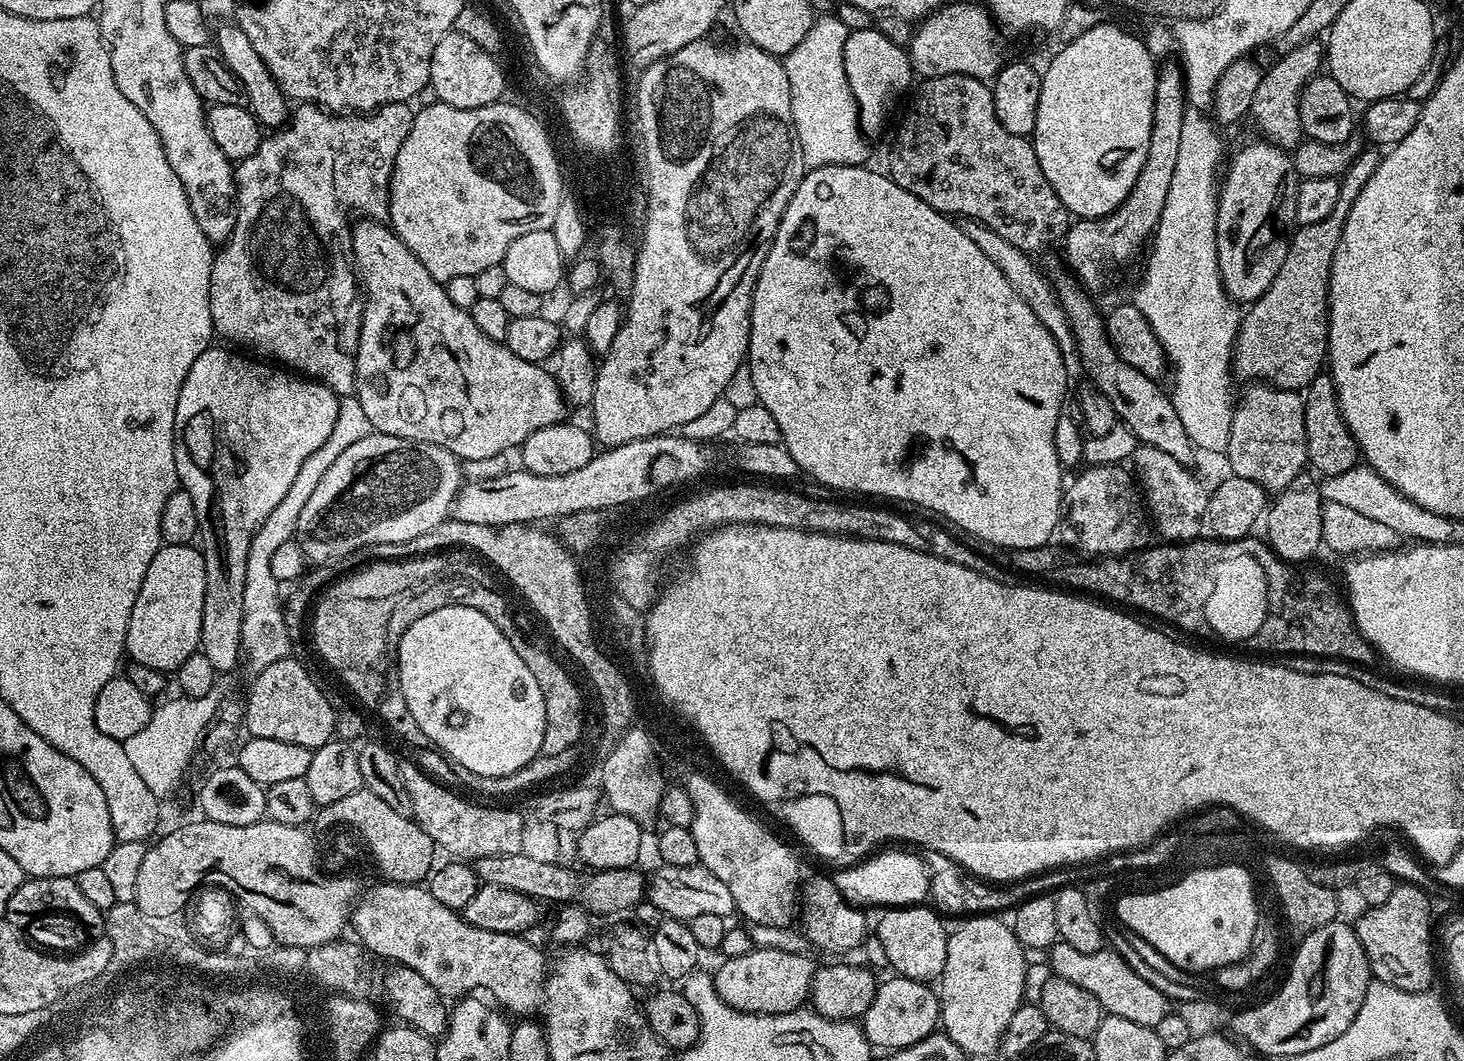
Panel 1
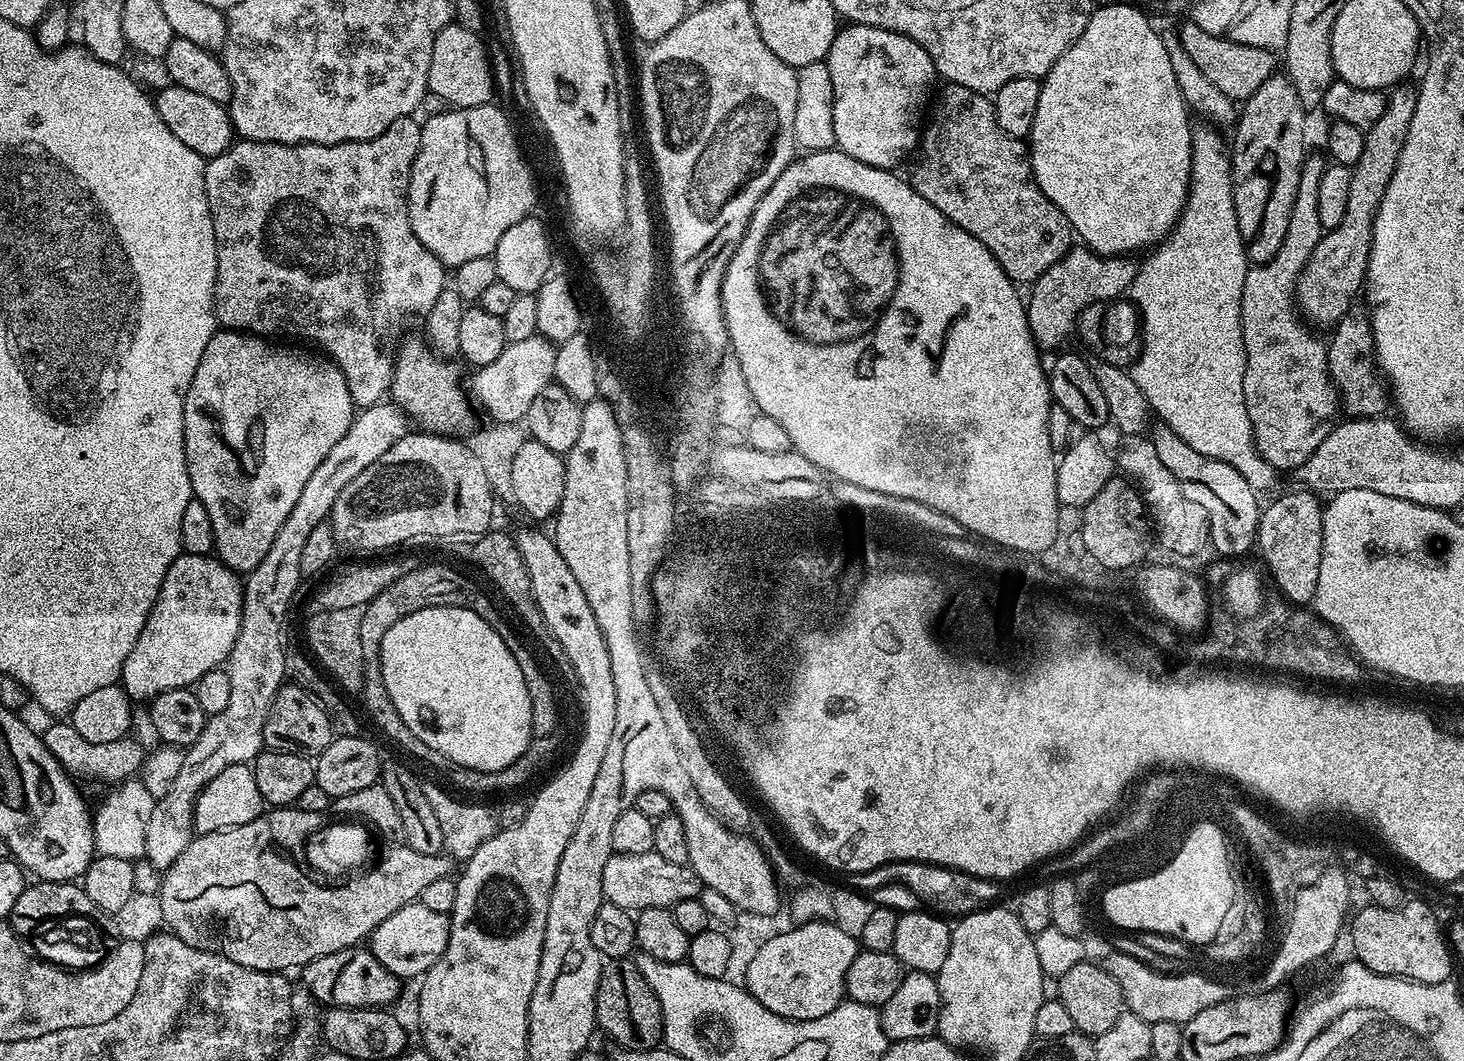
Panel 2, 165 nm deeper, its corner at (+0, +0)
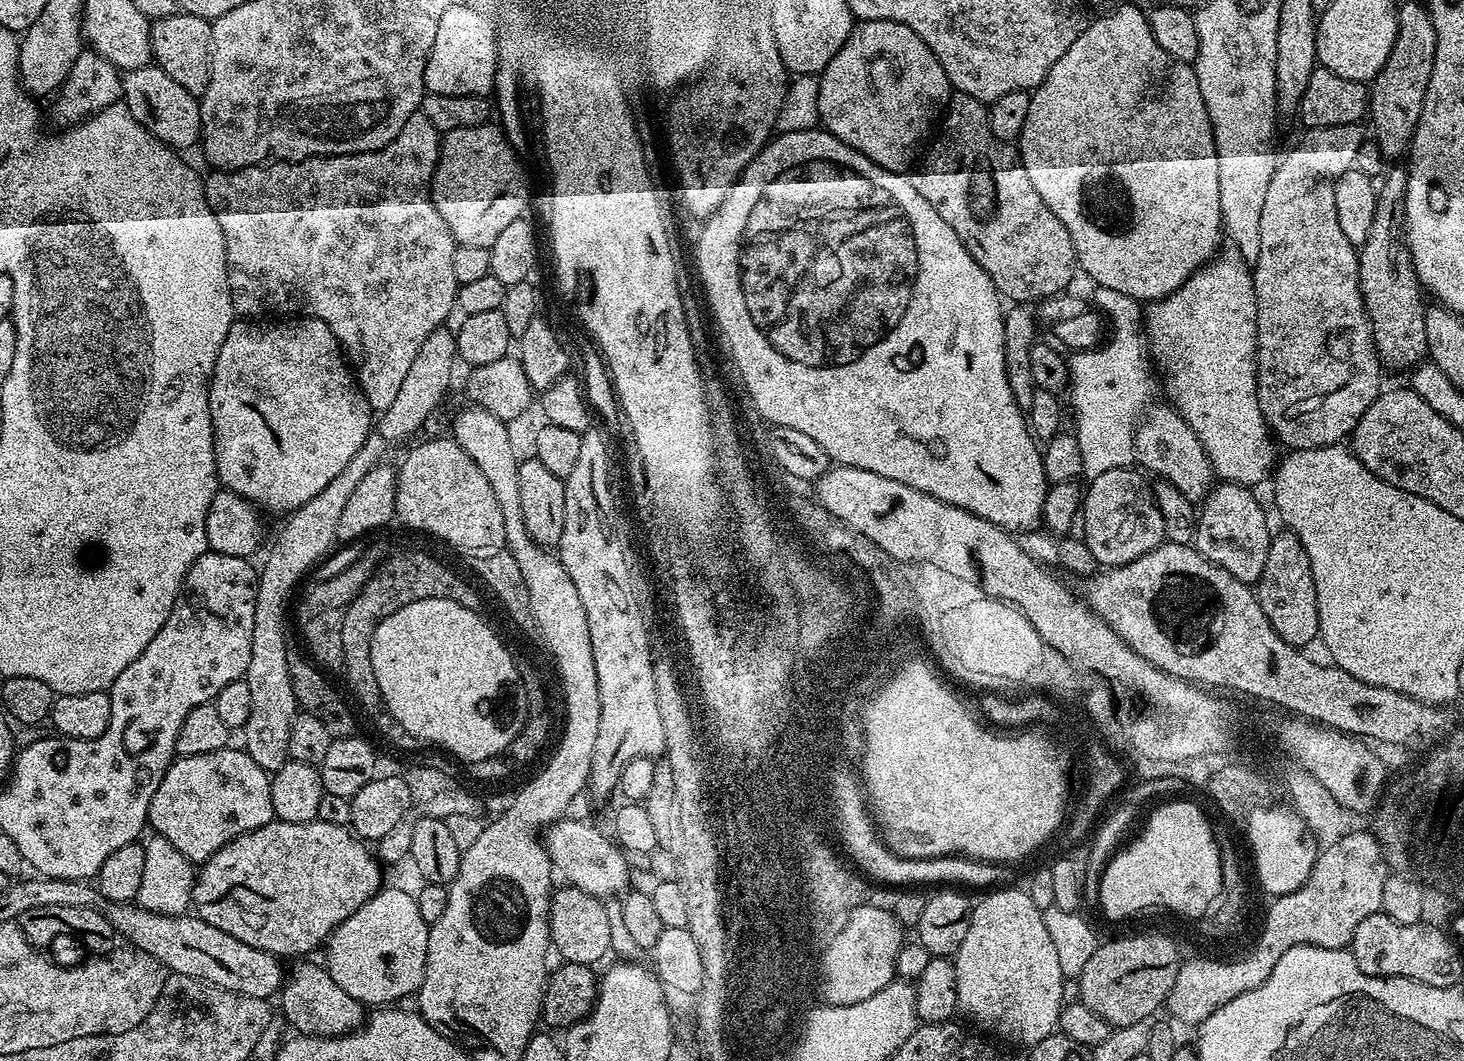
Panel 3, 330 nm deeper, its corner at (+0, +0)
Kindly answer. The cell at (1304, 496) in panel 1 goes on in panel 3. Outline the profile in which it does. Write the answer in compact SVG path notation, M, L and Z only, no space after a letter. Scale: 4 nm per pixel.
M1287 530L1277 531L1270 542L1270 550L1266 554L1266 566L1262 566L1260 579L1254 585L1254 595L1262 606L1264 617L1270 622L1270 626L1281 638L1293 646L1304 646L1314 641L1320 634L1320 623L1318 622L1318 598L1314 586L1314 574L1310 570L1310 558L1306 558L1306 550L1302 550L1302 542L1294 533Z

